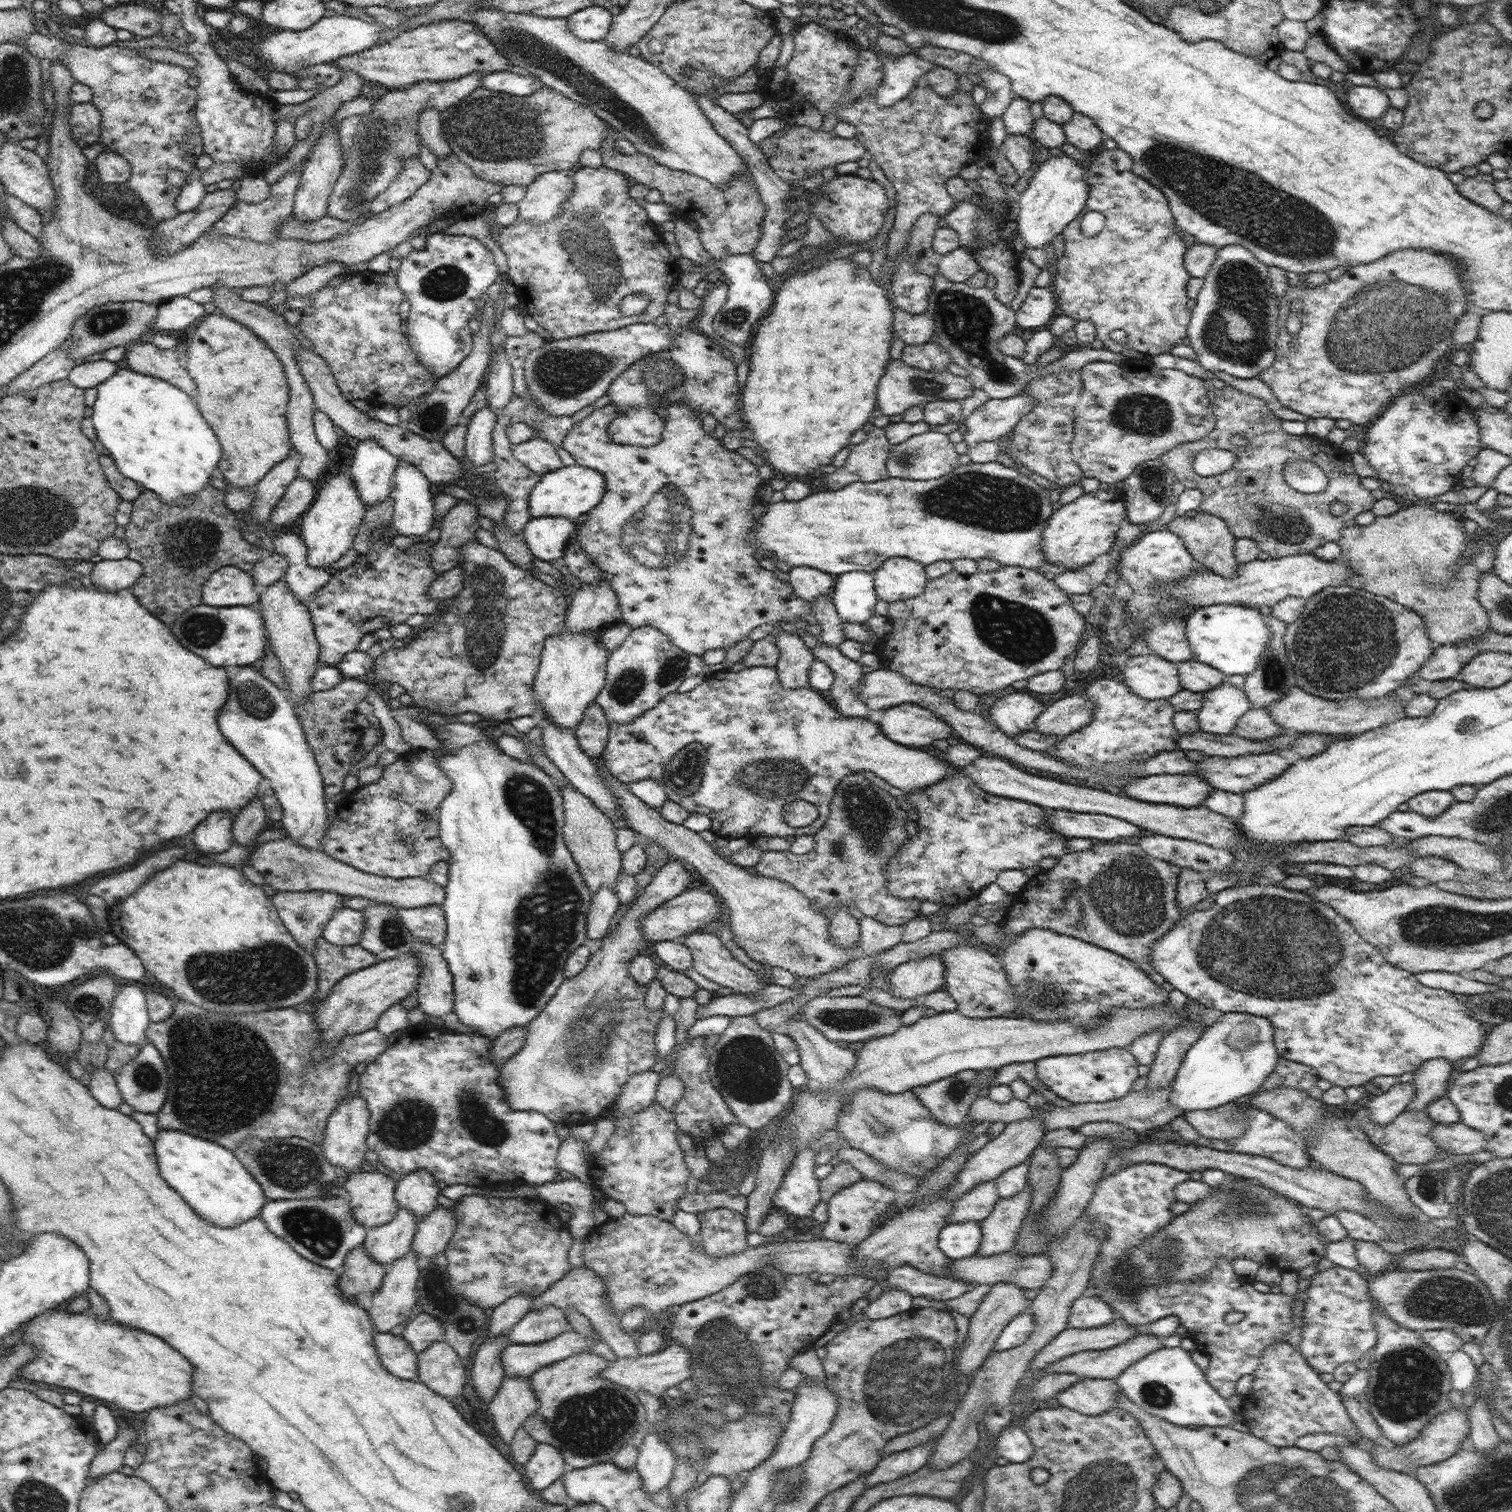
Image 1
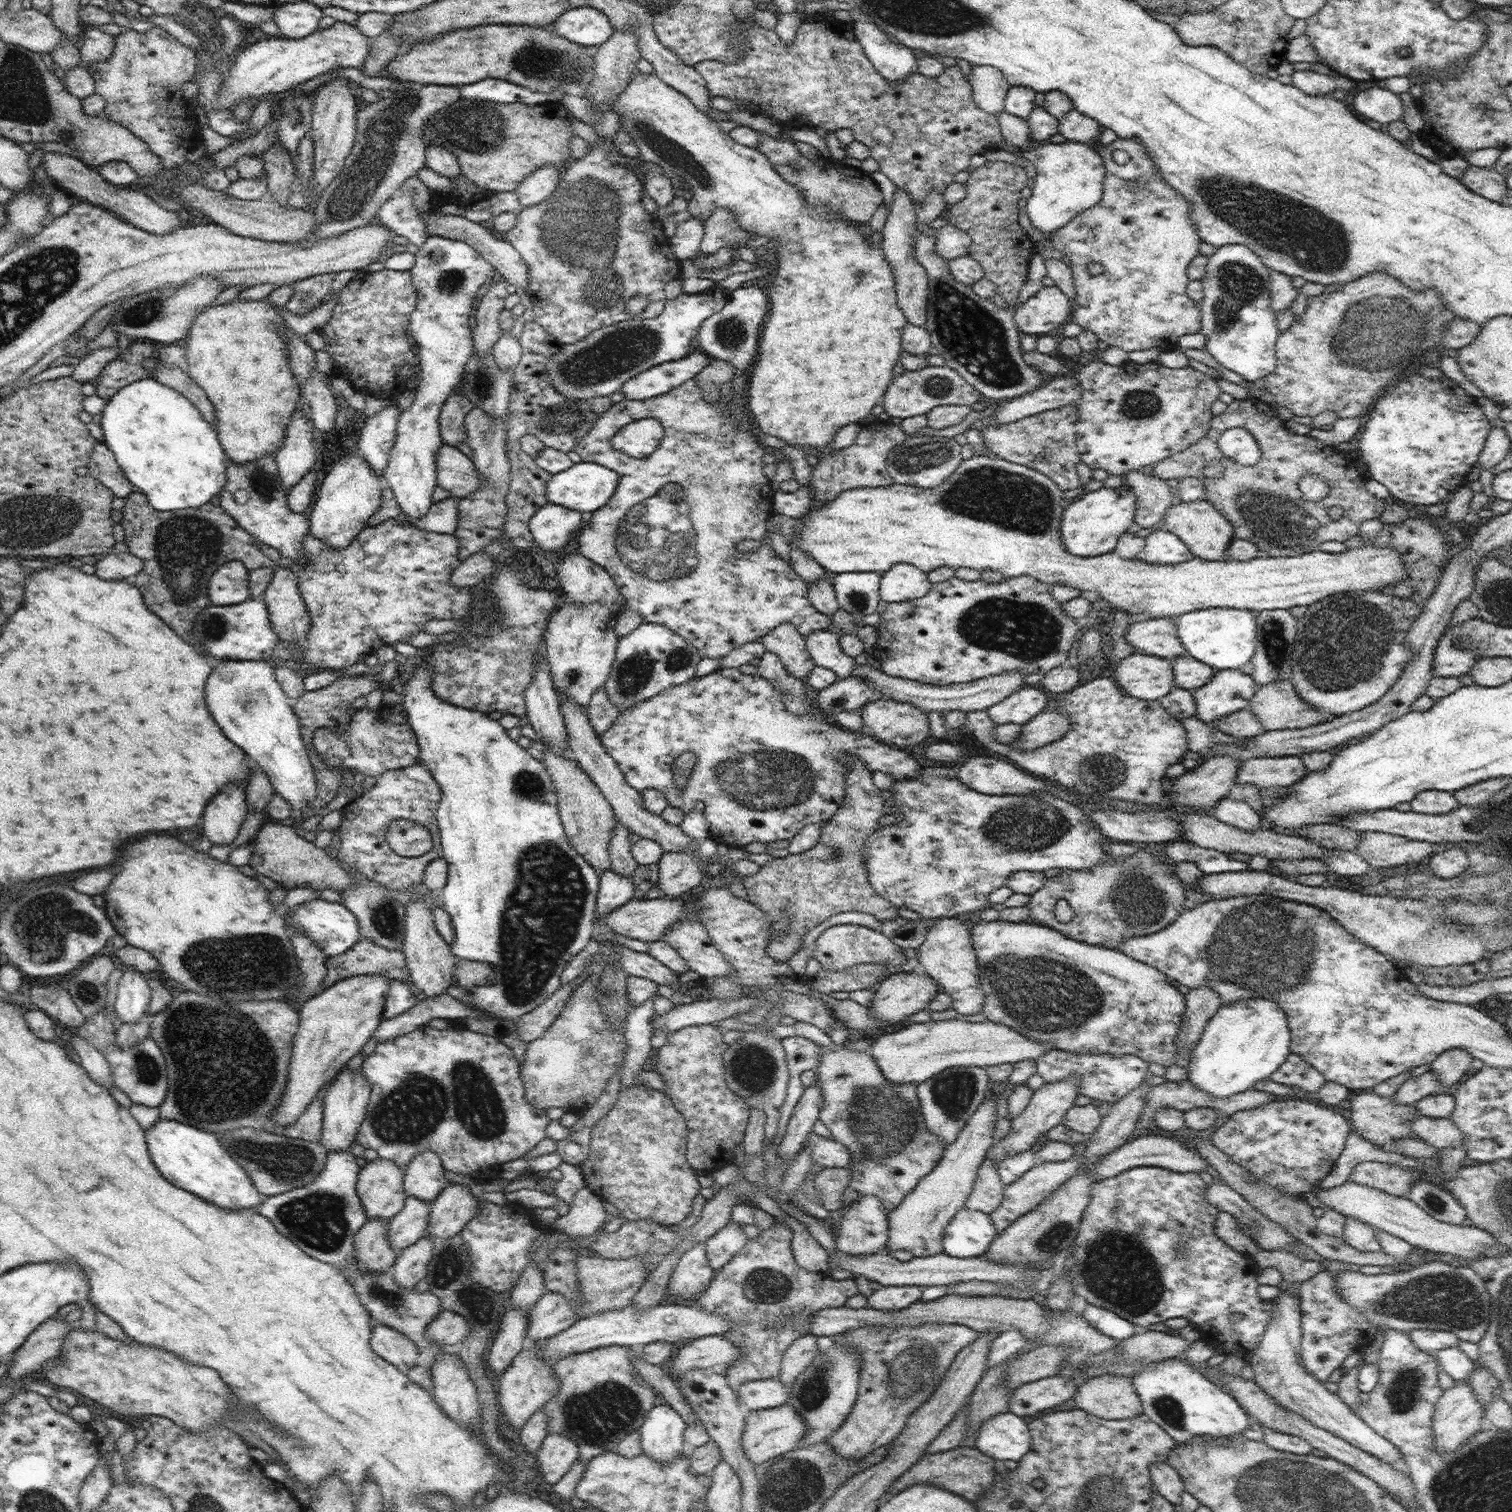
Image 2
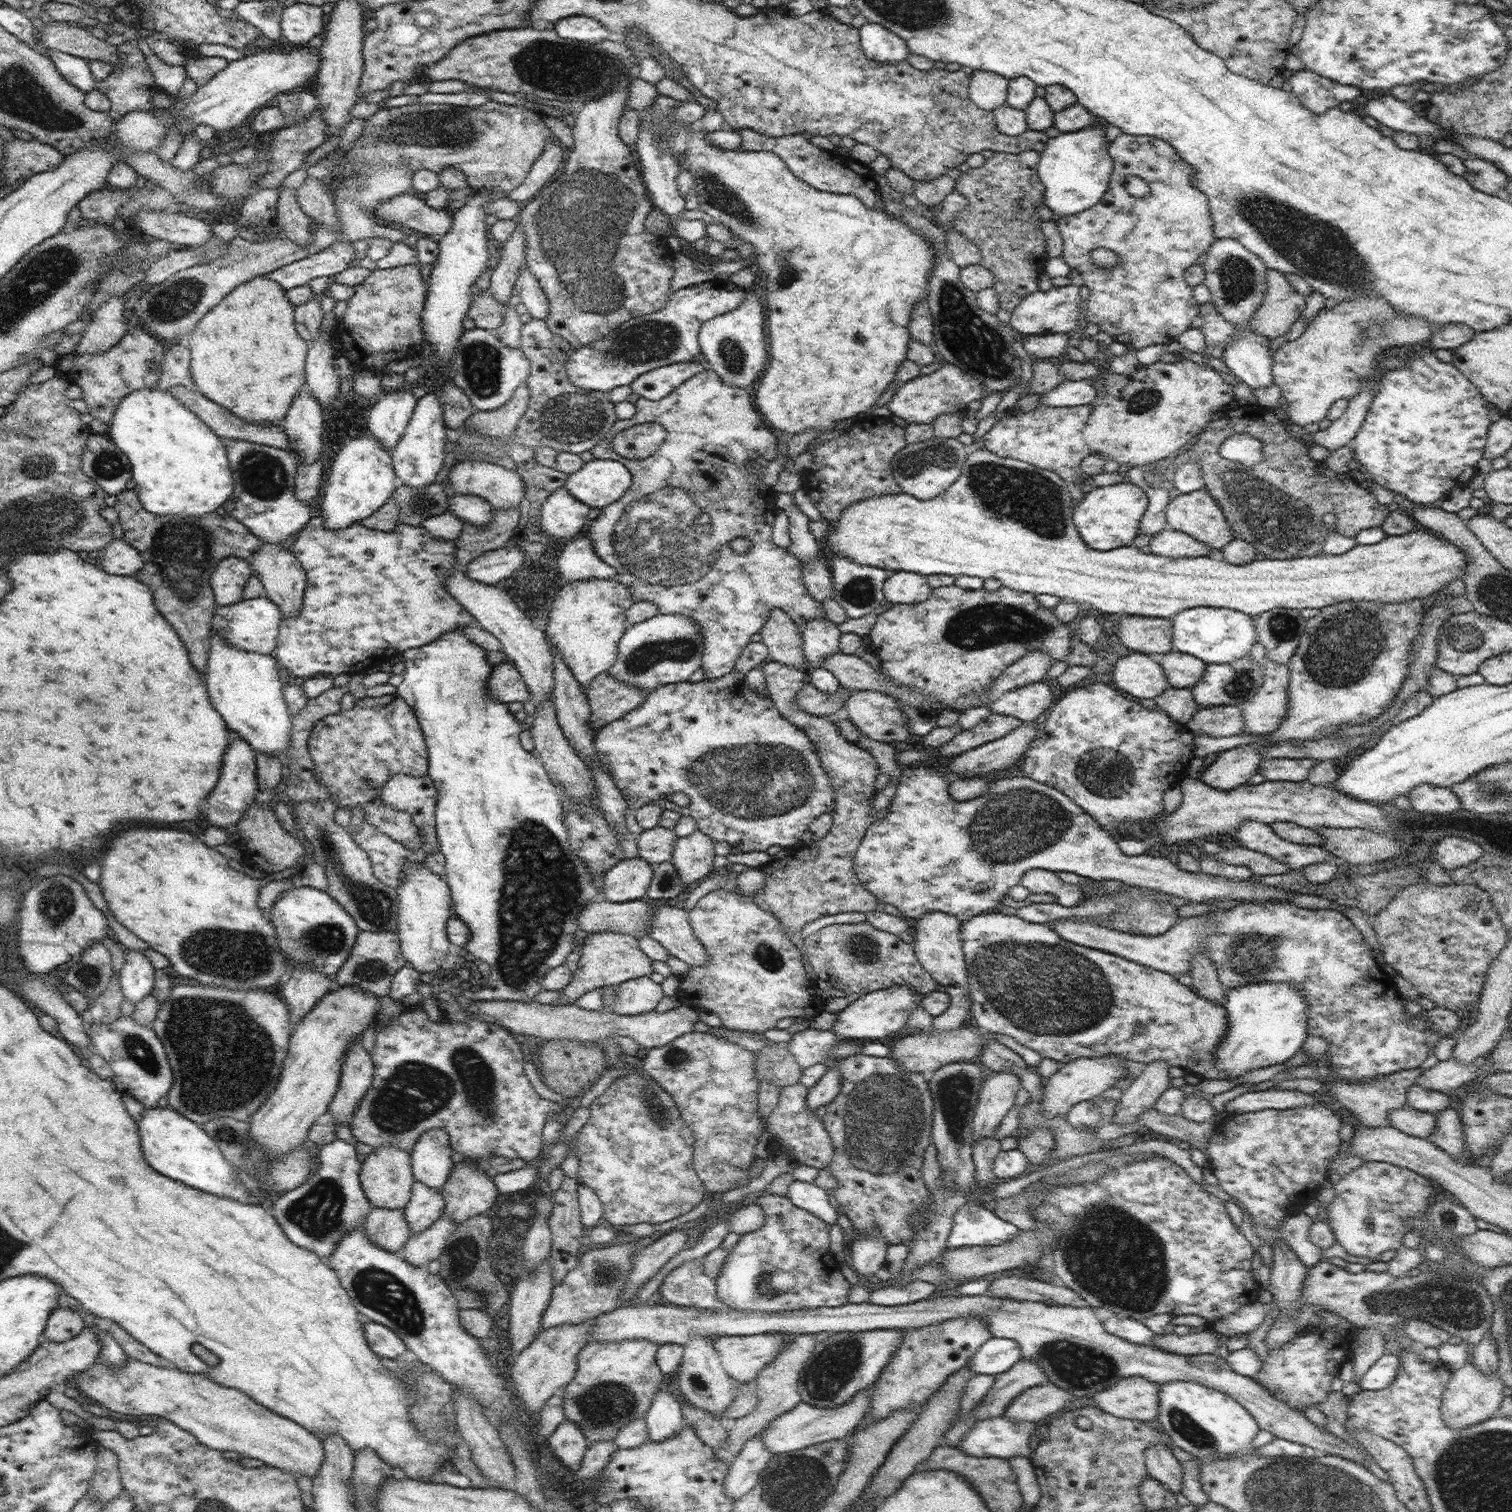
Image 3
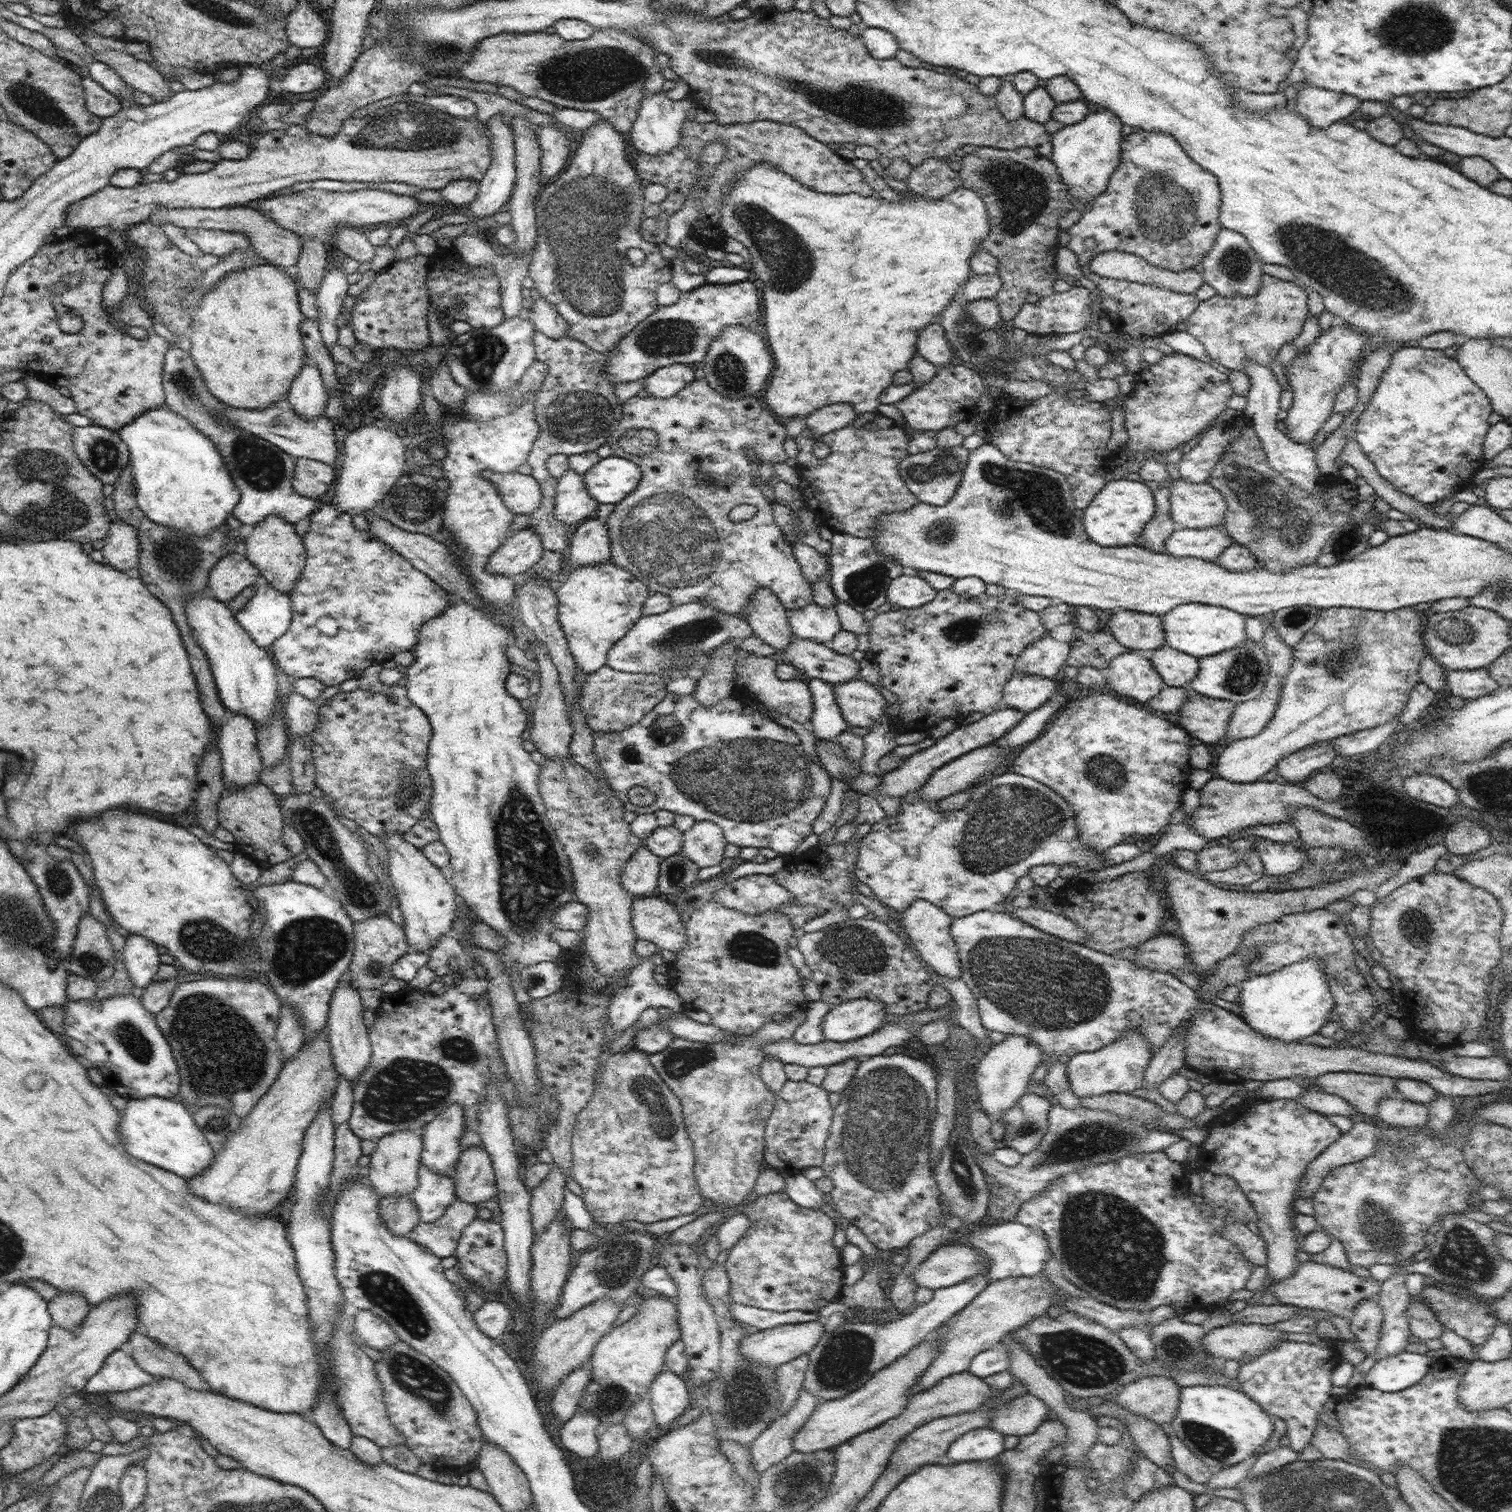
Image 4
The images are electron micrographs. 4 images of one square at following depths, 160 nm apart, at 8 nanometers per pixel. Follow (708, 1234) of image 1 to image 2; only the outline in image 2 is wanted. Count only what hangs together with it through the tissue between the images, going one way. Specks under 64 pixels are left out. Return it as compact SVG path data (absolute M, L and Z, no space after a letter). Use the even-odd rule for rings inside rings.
M730 1221L713 1234L704 1244L708 1262L715 1272L719 1271L746 1244L749 1238L742 1231L742 1225Z

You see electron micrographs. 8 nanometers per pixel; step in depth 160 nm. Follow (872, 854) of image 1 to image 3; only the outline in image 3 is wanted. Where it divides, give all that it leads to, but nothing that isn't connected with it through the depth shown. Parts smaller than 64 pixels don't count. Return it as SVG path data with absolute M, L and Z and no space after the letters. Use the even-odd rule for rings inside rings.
M771 659L762 665L762 669L770 699L780 714L799 726L816 747L819 762L830 778L835 800L833 825L824 838L810 842L809 850L786 851L760 868L764 873L765 887L754 895L754 902L780 920L784 934L791 940L795 932L802 930L808 922L824 916L884 910L884 902L862 886L853 869L861 840L868 825L875 820L869 812L878 792L875 780L879 769L870 751L851 743L839 733L837 725L832 724L832 717L814 716L796 705L796 694L808 682L803 672Z

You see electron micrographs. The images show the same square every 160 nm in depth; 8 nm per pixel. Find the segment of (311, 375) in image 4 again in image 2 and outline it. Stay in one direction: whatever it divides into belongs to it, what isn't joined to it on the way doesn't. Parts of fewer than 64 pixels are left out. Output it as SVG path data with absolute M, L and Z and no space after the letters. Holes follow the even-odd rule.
M296 410L286 430L284 444L274 458L284 492L290 492L292 486L295 486L316 464L316 456L320 450L312 444L315 437L317 432L313 420L306 419L302 411Z

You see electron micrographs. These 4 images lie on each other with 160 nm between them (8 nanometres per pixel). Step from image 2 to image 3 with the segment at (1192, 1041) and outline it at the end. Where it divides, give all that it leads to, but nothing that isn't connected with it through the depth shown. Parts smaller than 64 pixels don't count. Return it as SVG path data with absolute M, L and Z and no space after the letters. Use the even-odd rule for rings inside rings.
M1198 953L1192 958L1192 970L1189 974L1192 977L1192 990L1201 997L1215 1003L1224 998L1226 989L1216 974L1216 966L1212 964L1212 960L1204 956L1204 953Z

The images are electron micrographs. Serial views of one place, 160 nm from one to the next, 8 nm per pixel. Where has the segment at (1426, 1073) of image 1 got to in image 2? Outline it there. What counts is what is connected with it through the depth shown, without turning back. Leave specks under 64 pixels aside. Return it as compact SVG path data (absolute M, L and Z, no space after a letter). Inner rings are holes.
M1446 1050L1433 1060L1430 1072L1439 1076L1443 1088L1448 1088L1454 1083L1461 1082L1468 1074L1473 1071L1471 1062L1474 1057L1466 1050Z

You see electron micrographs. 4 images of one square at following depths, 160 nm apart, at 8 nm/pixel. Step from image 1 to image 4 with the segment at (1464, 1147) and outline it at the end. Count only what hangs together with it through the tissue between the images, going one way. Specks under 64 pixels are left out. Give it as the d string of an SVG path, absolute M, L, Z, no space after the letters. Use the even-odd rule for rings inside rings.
M1398 1092L1379 1102L1376 1116L1392 1126L1425 1130L1429 1105L1406 1100Z

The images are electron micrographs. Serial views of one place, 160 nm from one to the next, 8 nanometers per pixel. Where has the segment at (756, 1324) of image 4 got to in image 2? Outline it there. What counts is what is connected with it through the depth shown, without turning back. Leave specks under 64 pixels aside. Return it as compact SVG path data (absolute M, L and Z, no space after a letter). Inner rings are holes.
M699 1242L681 1256L669 1280L668 1296L698 1299L708 1288L715 1273L708 1262L704 1244Z

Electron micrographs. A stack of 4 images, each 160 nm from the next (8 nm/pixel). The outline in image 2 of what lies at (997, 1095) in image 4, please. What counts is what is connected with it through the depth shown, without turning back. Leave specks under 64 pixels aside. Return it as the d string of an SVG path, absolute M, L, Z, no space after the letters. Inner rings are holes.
M993 1092L988 1093L988 1097L960 1131L958 1138L945 1146L942 1158L932 1172L920 1179L916 1188L887 1214L888 1242L884 1252L891 1254L892 1251L907 1250L914 1257L925 1257L944 1250L943 1234L946 1227L956 1212L965 1206L974 1187L977 1170L985 1160L988 1149L995 1143L993 1132L998 1121L995 1095Z

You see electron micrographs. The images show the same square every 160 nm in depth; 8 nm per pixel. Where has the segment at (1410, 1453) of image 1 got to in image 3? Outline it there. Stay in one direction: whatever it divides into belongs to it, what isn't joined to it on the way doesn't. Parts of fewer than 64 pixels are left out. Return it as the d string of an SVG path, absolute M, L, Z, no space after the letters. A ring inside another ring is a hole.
M1471 1360L1457 1368L1452 1372L1452 1379L1442 1395L1440 1414L1444 1424L1451 1429L1461 1429L1486 1422L1500 1409L1502 1399L1505 1398L1504 1387L1504 1382L1498 1376L1497 1370L1492 1371L1492 1374L1482 1374Z

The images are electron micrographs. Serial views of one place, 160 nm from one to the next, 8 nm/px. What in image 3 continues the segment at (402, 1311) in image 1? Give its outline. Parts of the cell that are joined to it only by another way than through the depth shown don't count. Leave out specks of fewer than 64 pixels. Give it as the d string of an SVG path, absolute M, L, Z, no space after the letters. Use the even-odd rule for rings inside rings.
M441 1217L426 1230L411 1234L399 1254L412 1266L424 1267L442 1256L448 1237L456 1232L458 1223L450 1217Z

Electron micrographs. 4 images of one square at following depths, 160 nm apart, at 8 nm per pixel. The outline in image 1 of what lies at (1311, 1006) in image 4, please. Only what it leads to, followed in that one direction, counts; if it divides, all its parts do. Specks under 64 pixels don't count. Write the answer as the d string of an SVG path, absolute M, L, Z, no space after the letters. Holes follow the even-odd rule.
M1222 1013L1190 1047L1178 1069L1170 1102L1184 1112L1206 1110L1257 1092L1278 1064L1273 1026L1267 1018L1248 1013Z

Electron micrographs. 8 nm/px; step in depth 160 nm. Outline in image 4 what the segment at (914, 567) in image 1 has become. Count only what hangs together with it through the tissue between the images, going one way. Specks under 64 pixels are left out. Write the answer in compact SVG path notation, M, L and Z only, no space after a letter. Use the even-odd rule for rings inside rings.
M900 575L890 582L887 601L901 608L918 608L928 604L937 595L937 590L921 576Z

